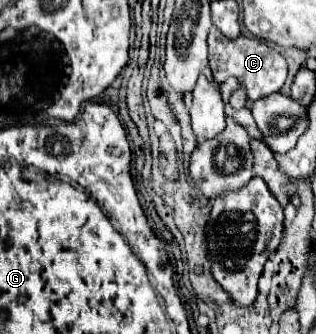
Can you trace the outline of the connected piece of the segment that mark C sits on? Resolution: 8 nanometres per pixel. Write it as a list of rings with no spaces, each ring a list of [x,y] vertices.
[[[218,28],[210,30],[208,36],[208,48],[210,48],[210,68],[212,68],[212,76],[214,80],[218,80],[218,84],[226,82],[226,78],[234,76],[238,78],[248,94],[248,100],[260,100],[266,98],[274,92],[280,92],[280,88],[286,82],[286,60],[284,56],[270,48],[266,42],[252,38],[252,36],[238,36],[234,40],[228,40],[226,36],[222,36],[218,32]]]

